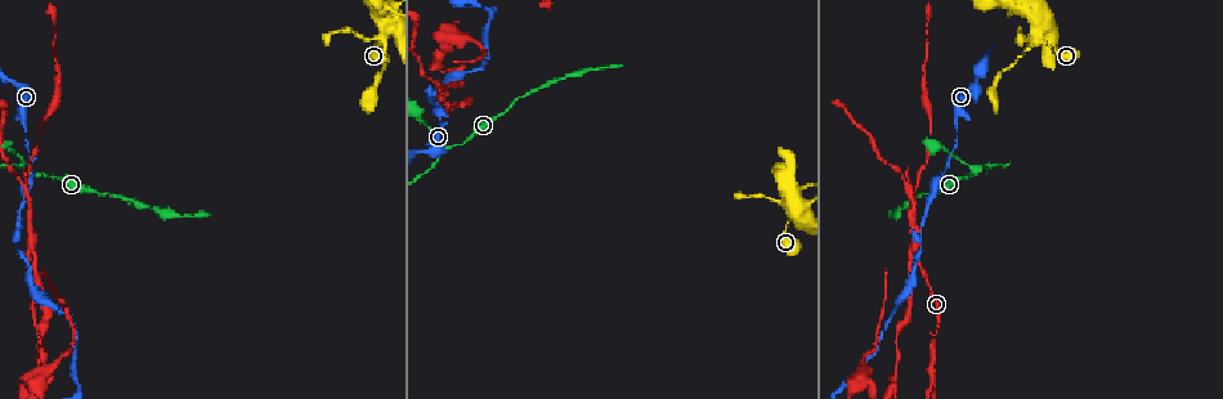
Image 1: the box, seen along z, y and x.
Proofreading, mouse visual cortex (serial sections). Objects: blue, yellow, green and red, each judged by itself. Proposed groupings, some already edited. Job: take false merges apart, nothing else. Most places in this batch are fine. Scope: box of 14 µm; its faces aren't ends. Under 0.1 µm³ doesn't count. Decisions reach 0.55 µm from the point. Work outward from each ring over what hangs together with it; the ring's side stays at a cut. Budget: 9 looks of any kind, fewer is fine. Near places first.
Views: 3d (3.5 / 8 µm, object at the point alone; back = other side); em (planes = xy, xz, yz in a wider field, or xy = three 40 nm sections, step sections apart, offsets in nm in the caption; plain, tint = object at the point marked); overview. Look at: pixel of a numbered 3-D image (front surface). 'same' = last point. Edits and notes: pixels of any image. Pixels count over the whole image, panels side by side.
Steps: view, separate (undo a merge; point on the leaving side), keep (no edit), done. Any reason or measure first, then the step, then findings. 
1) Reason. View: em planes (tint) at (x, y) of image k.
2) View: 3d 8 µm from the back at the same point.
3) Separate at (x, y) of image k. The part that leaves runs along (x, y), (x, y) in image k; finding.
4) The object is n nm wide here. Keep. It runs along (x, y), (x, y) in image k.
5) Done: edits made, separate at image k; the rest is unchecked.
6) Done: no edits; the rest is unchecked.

Sharp bend. View: 3d 3.5 µm at (913, 244) of image 1.

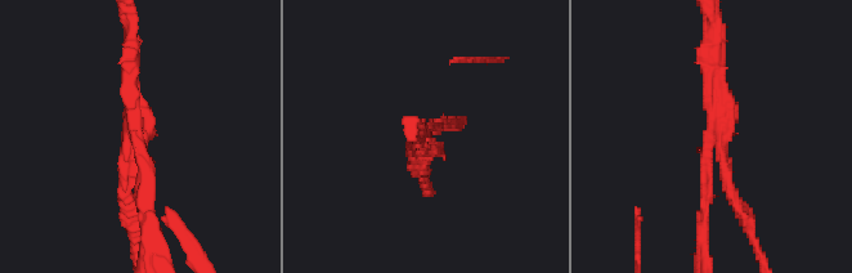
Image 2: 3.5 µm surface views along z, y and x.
3 arms meet here; the arms are 150, 200, 200 nm wide; now the EM. View: em xy step 1 (tint) at (718, 142) of image 2.

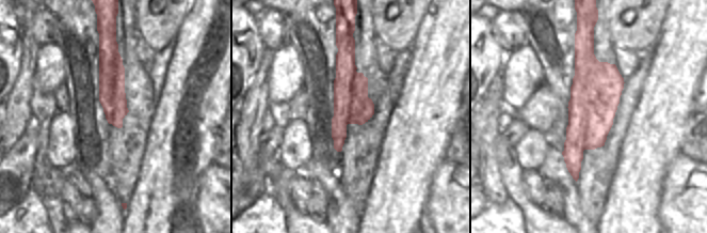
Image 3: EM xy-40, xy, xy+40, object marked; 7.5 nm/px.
Separate at (708, 189) of image 2. The part that leaves runs along (711, 144), (704, 168), (702, 259) in image 2; two cells meet here.

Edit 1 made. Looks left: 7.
See it whole again. View: overview.

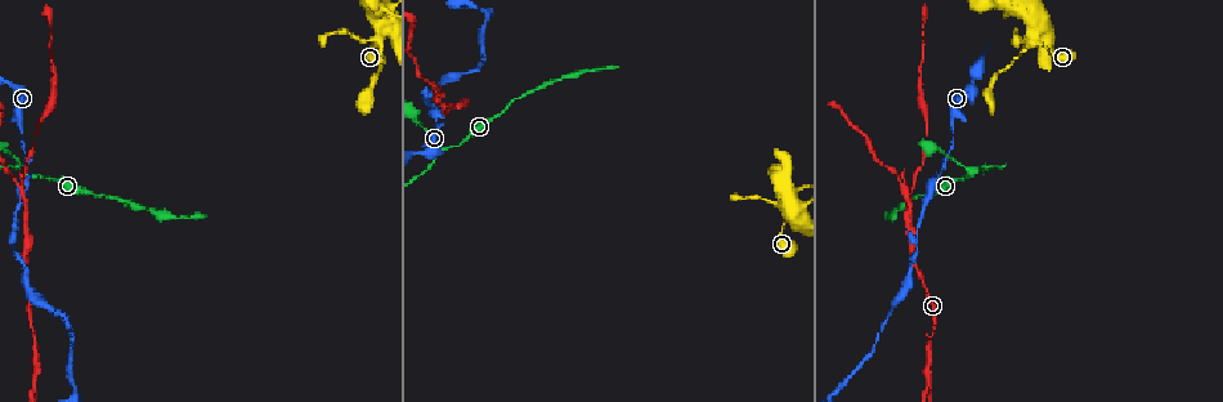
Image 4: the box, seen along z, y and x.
Sharp bend. View: 3d 3.5 µm at (973, 169) of image 4.

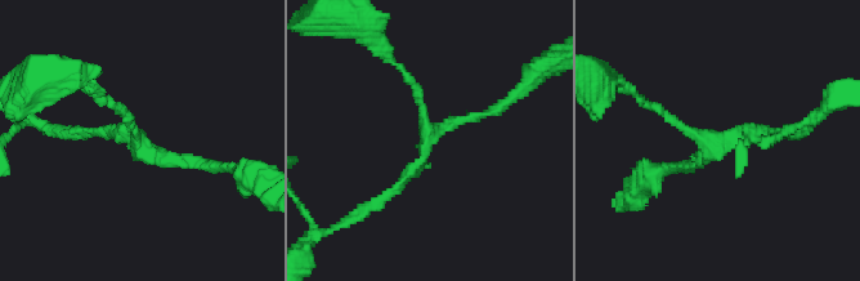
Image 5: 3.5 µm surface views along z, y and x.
3 arms meet here; the arms are 100, 150, 150 nm wide; need the tissue. View: em xy step 5 (tint) at (429, 128) of image 5.

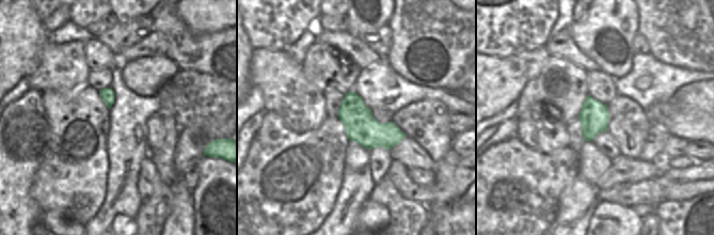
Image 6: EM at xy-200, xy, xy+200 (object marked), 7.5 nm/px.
Keep. It runs along (216, 166), (153, 155), (110, 103) in image 5; one cell here.

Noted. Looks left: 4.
Abrupt turn. View: em xy step 5 (tint) at (379, 44) of image 4.

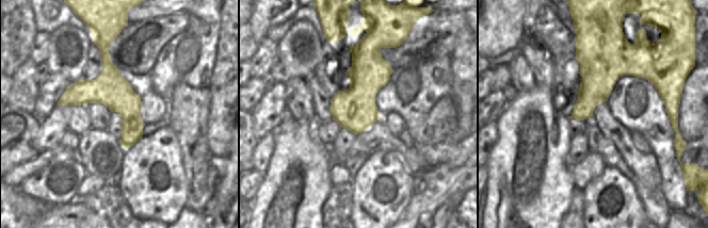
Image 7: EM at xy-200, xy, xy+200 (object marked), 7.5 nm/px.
View: 3d 3.5 µm from the back at the same point.

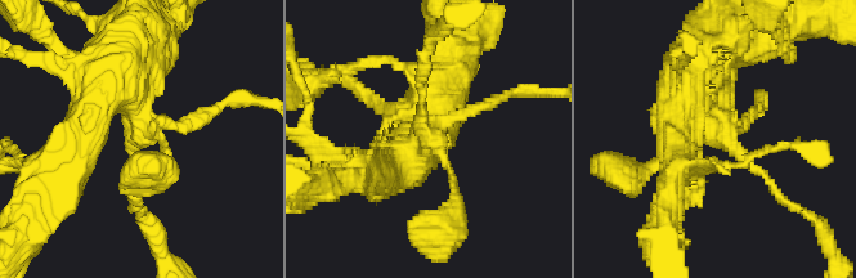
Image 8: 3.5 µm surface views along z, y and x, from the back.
Keep. It runs along (105, 49), (126, 145) in image 7; all the same cell.

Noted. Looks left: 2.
Done: edits made, separate at image 2; the rest is unchecked.

